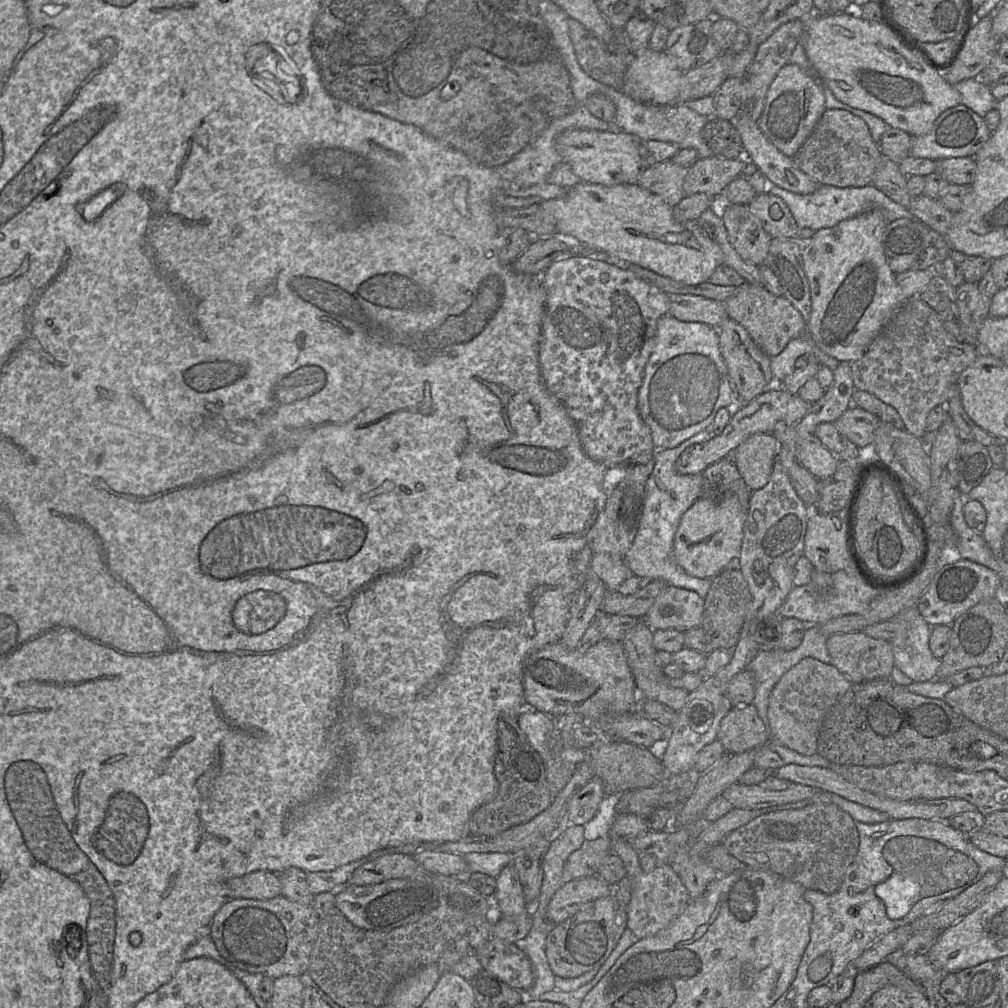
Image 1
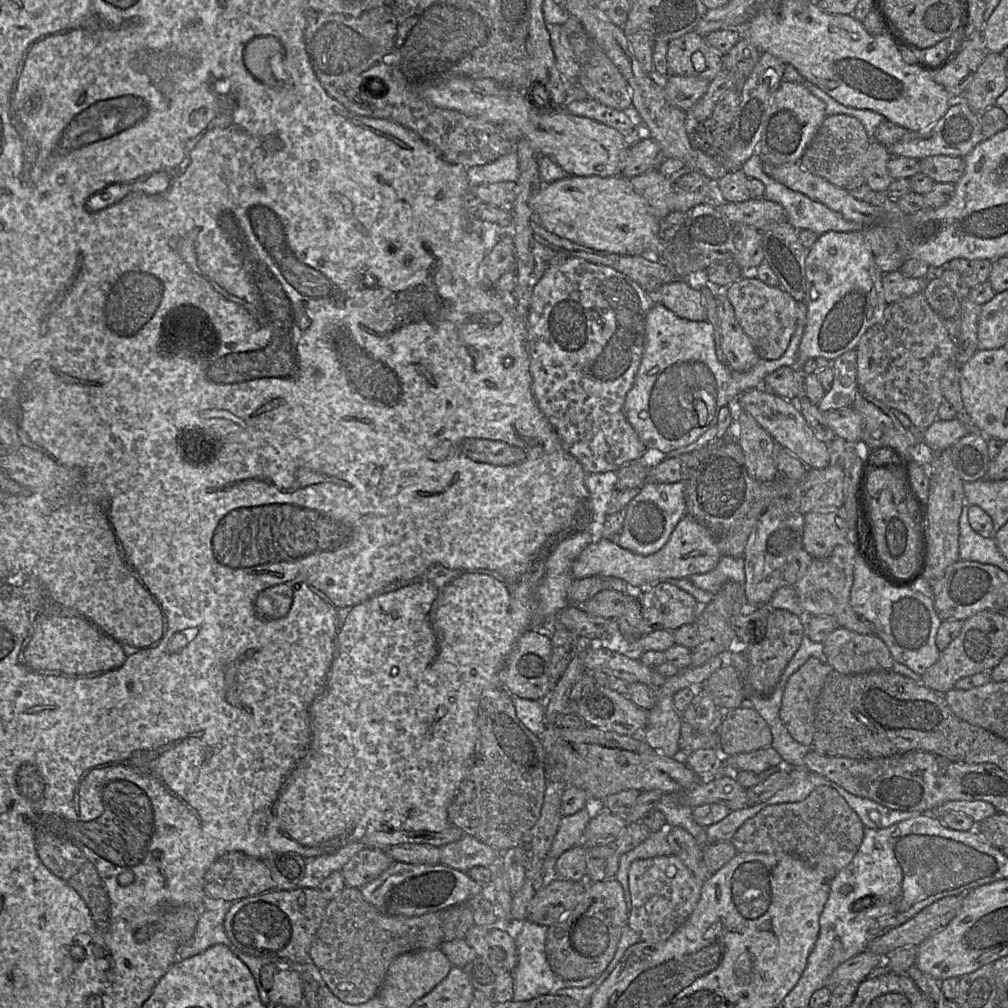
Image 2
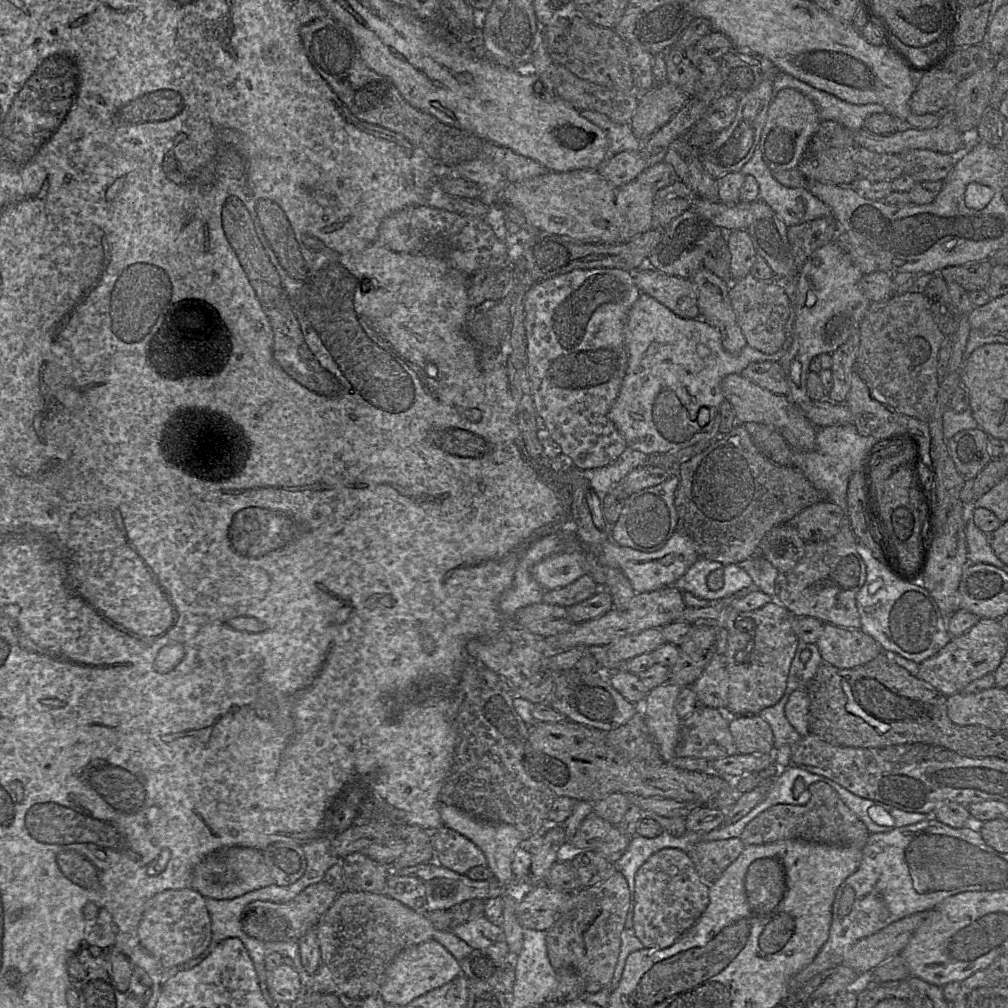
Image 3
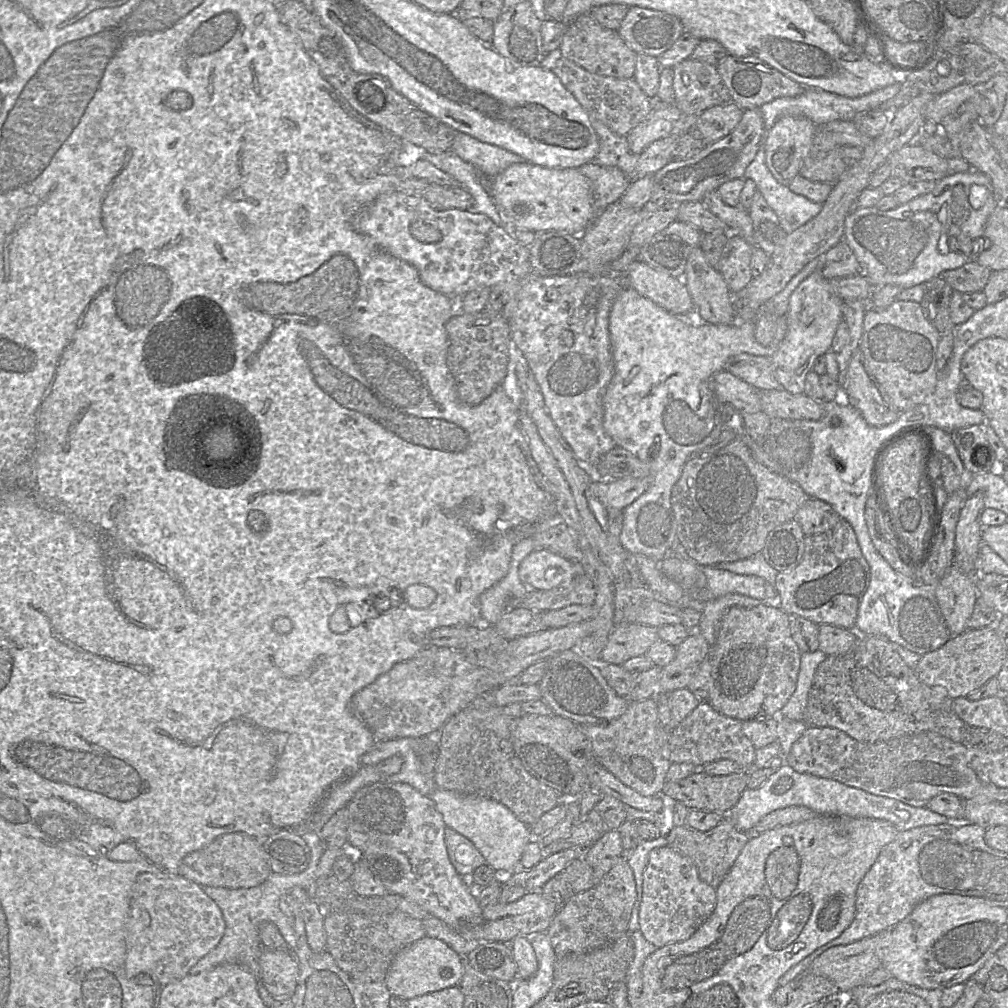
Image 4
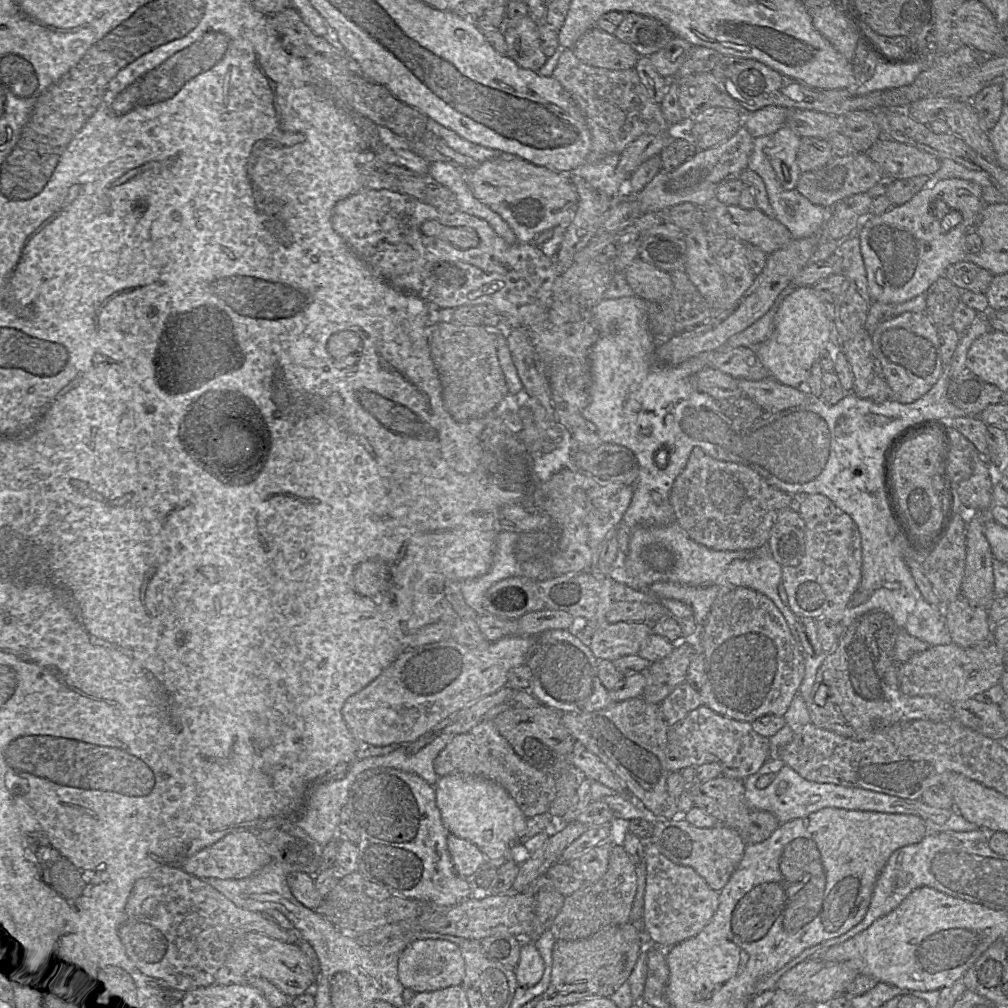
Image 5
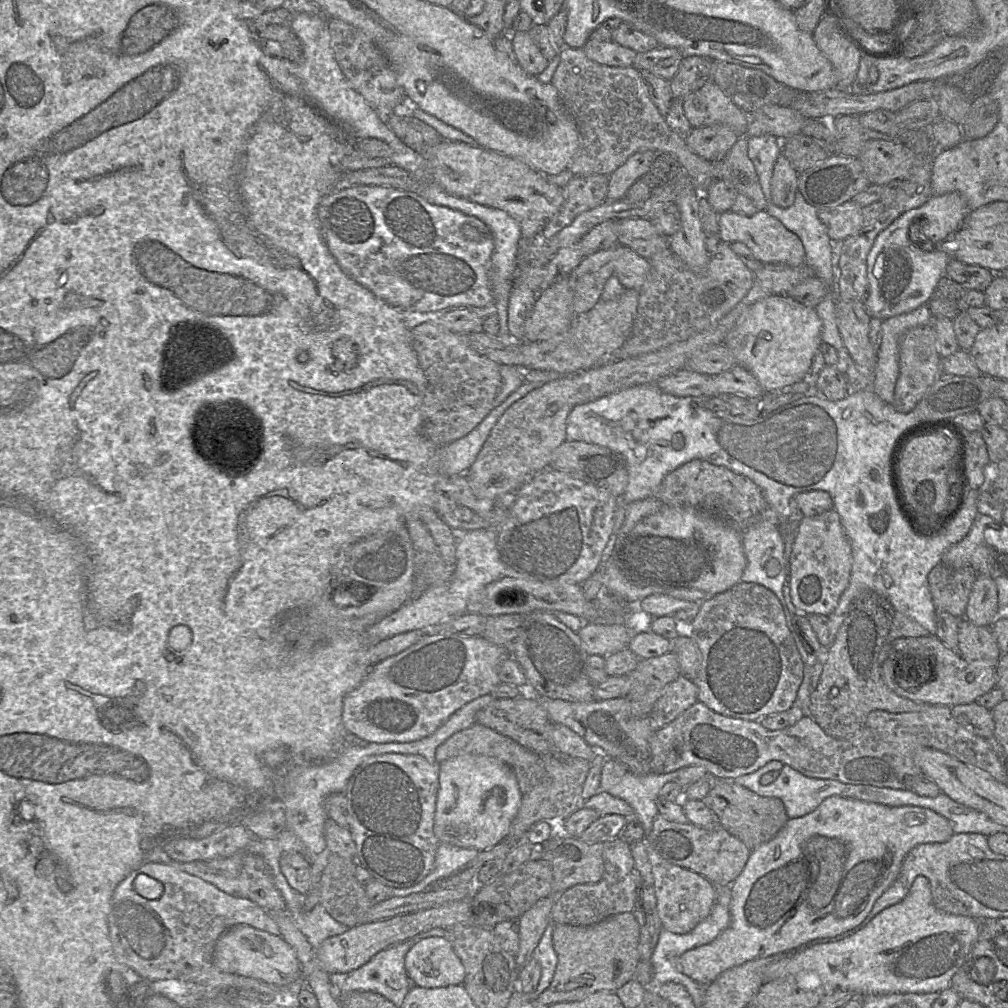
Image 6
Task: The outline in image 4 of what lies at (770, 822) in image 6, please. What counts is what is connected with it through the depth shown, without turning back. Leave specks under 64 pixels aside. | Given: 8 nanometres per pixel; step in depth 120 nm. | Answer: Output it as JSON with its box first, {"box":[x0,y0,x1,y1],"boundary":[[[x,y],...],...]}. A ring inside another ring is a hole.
{"box":[661,771,748,814],"boundary":[[[744,771],[728,775],[694,772],[677,781],[666,781],[661,795],[683,803],[689,809],[727,814],[747,788],[748,774]]]}

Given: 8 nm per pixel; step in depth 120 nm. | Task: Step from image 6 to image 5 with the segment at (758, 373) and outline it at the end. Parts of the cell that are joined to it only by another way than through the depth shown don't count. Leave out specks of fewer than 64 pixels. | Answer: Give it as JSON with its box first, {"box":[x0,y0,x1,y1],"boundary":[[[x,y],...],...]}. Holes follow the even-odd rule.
{"box":[749,287,833,388],"boundary":[[[797,287],[782,300],[775,314],[773,330],[769,338],[755,347],[749,347],[756,351],[771,378],[794,388],[806,387],[806,381],[813,363],[819,360],[822,352],[830,347],[833,320],[830,317],[829,306],[832,305],[823,302],[813,287]]]}

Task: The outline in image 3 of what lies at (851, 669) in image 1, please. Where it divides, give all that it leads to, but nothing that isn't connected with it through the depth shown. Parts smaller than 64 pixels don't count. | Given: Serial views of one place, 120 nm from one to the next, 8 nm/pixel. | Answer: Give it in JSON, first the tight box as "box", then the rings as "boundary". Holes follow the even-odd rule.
{"box":[816,623,884,669],"boundary":[[[824,623],[816,644],[823,662],[840,669],[863,665],[884,652],[881,644],[861,629],[830,623]]]}

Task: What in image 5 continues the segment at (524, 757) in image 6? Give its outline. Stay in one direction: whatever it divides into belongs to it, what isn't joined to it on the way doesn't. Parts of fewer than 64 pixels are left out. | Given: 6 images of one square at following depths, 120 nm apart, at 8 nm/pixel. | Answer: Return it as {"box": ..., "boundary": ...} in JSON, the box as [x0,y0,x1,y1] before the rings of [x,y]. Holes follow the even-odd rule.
{"box":[434,719,556,818],"boundary":[[[484,719],[465,733],[455,735],[434,759],[438,777],[451,774],[483,777],[501,785],[527,818],[547,813],[556,796],[556,779],[519,757],[497,730],[493,720]]]}

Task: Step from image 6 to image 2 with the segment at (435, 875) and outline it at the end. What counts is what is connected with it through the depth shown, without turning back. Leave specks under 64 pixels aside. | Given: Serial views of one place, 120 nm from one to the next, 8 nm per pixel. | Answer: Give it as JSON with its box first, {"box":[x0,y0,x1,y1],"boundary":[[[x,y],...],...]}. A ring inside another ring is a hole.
{"box":[437,834,503,873],"boundary":[[[463,834],[457,841],[437,848],[440,851],[440,864],[466,873],[473,867],[493,866],[500,854],[503,854],[467,834]]]}

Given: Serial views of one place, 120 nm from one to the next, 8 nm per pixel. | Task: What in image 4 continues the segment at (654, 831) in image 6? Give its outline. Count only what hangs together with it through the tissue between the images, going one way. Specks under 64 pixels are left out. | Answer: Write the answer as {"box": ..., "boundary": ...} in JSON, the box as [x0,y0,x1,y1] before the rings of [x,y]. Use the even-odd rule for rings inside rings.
{"box":[666,814,749,889],"boundary":[[[725,814],[720,823],[708,831],[698,831],[686,824],[674,826],[666,835],[667,847],[689,858],[695,865],[699,878],[716,889],[728,873],[741,850],[749,840],[748,834],[738,831]]]}

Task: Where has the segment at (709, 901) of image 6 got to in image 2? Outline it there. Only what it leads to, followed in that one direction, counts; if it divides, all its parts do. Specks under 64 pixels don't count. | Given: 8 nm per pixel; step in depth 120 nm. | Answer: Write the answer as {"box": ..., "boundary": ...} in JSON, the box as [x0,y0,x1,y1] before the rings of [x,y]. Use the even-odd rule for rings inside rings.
{"box":[628,854,702,942],"boundary":[[[673,854],[635,860],[629,868],[628,884],[632,902],[628,926],[644,942],[667,940],[693,912],[702,888],[683,861]]]}

